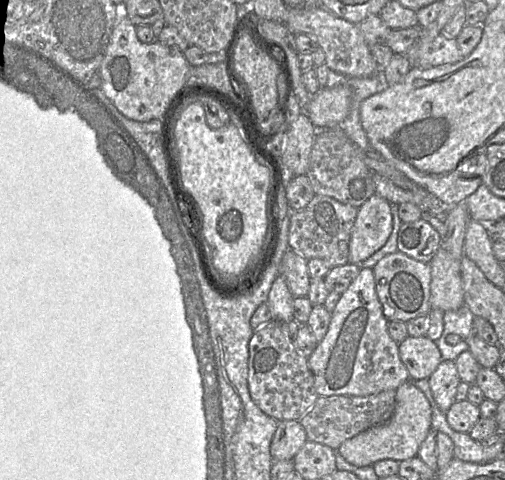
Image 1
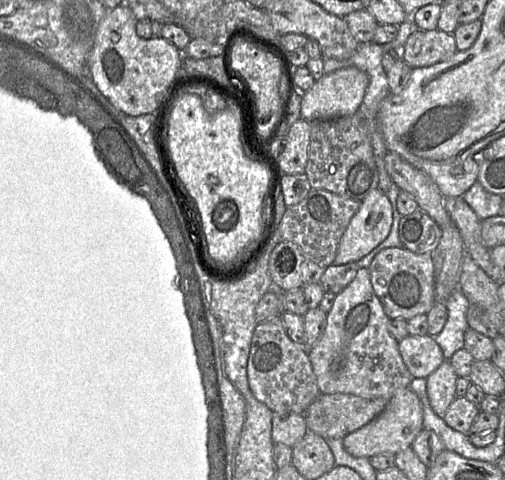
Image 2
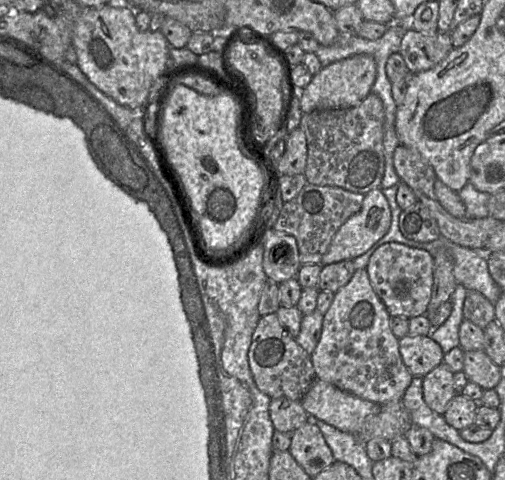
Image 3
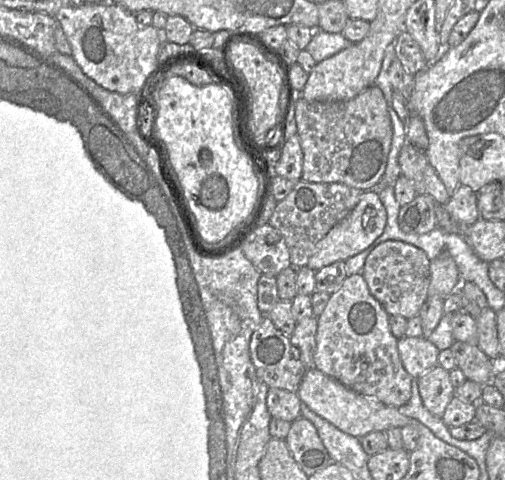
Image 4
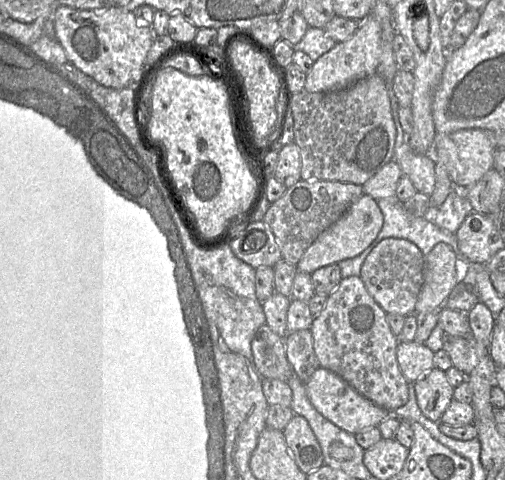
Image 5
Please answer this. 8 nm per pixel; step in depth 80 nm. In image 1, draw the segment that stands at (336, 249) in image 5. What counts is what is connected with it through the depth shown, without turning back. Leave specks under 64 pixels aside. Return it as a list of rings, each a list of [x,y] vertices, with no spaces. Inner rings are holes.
[[[374,193],[358,208],[349,242],[349,263],[363,262],[387,242],[393,229],[391,204]]]

